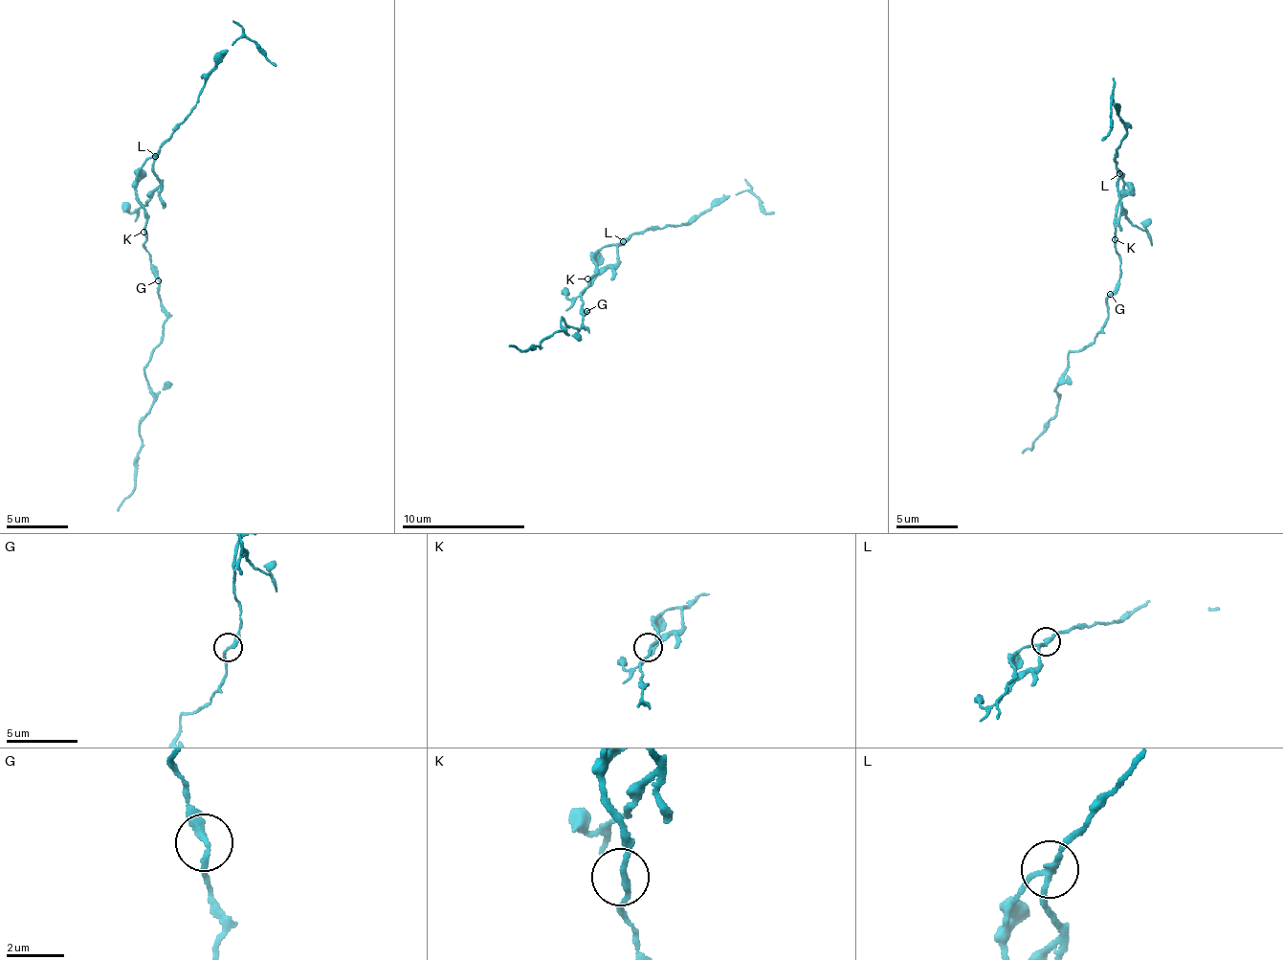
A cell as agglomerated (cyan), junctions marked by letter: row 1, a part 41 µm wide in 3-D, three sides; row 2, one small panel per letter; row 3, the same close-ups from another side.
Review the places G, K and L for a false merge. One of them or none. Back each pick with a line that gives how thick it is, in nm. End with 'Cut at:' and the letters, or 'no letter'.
L: 190 nm thick
Cut at: L

